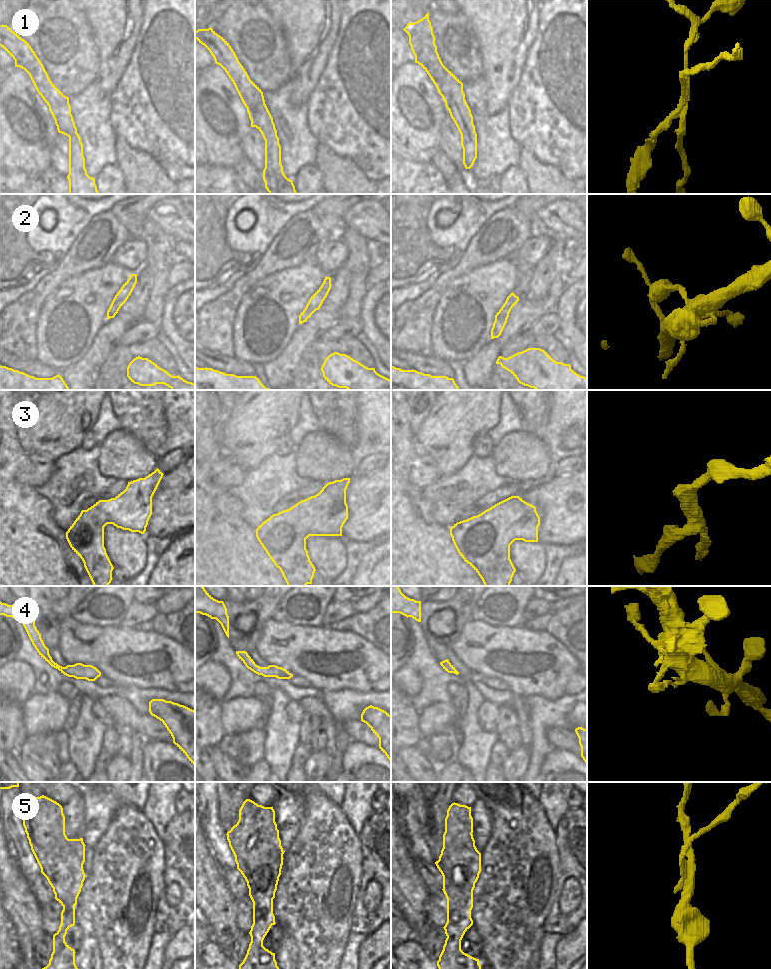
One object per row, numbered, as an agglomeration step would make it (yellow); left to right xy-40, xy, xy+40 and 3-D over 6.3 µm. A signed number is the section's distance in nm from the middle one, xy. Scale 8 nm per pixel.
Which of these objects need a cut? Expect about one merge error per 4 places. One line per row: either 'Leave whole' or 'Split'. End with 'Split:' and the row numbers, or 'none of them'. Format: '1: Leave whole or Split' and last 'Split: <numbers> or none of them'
1: Split
2: Leave whole
3: Leave whole
4: Leave whole
5: Split
Split: 1, 5

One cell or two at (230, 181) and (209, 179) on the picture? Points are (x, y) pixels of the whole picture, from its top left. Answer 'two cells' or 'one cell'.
one cell

